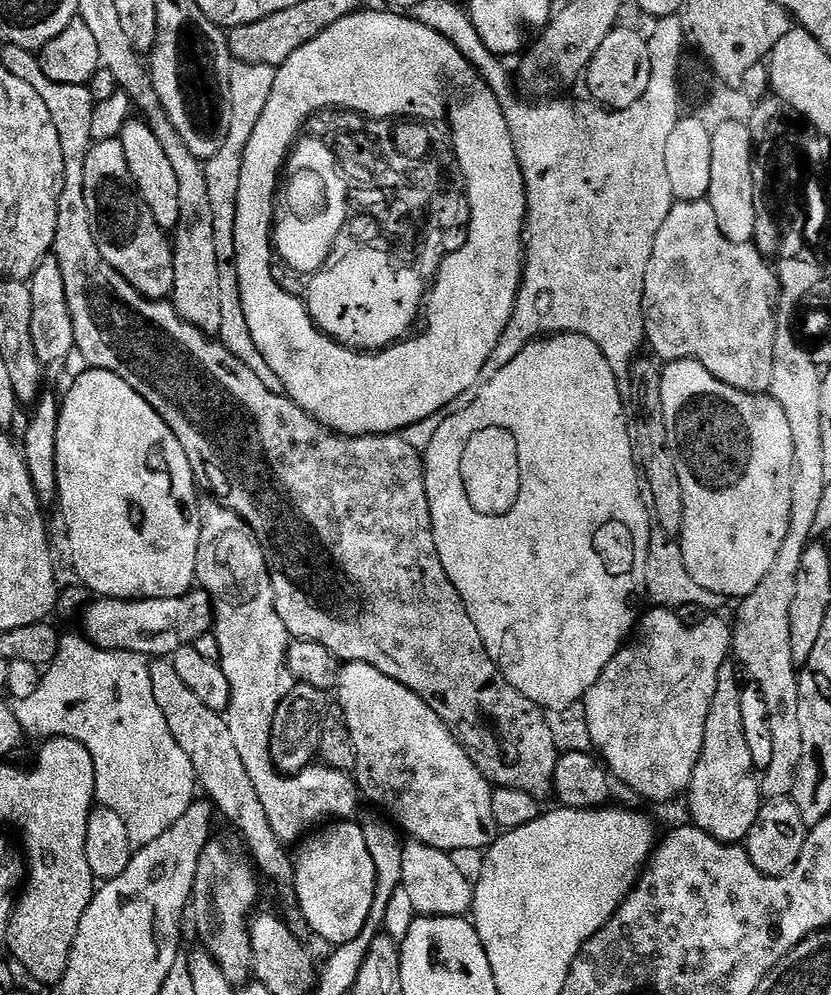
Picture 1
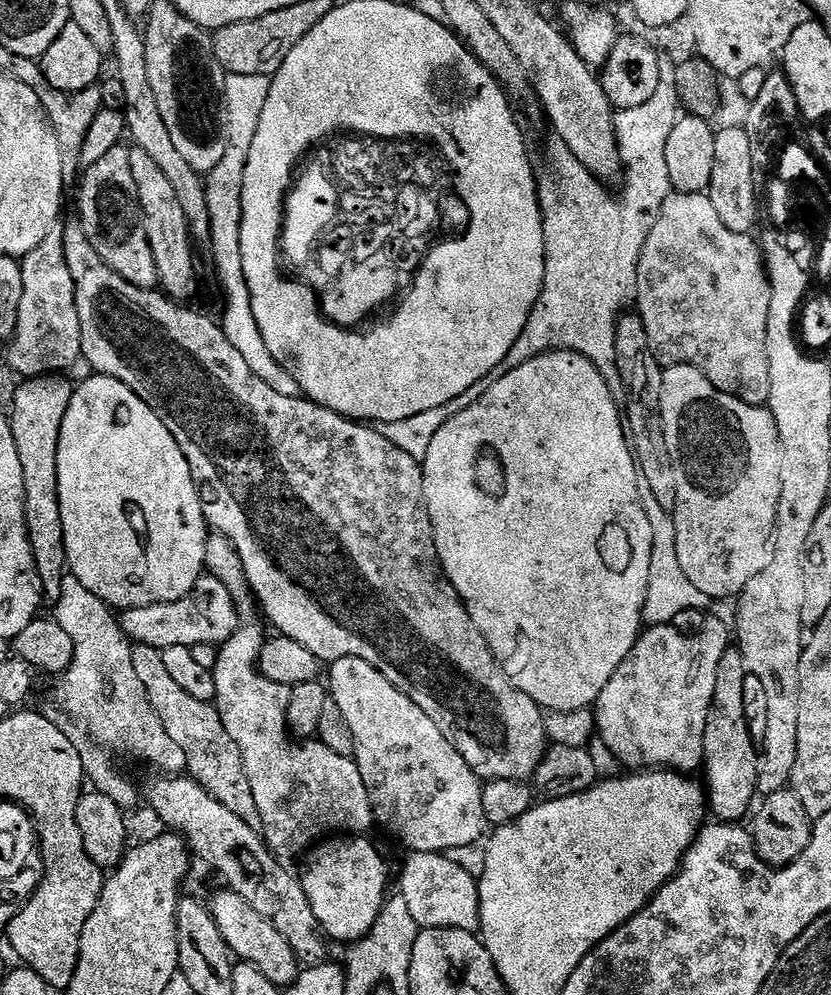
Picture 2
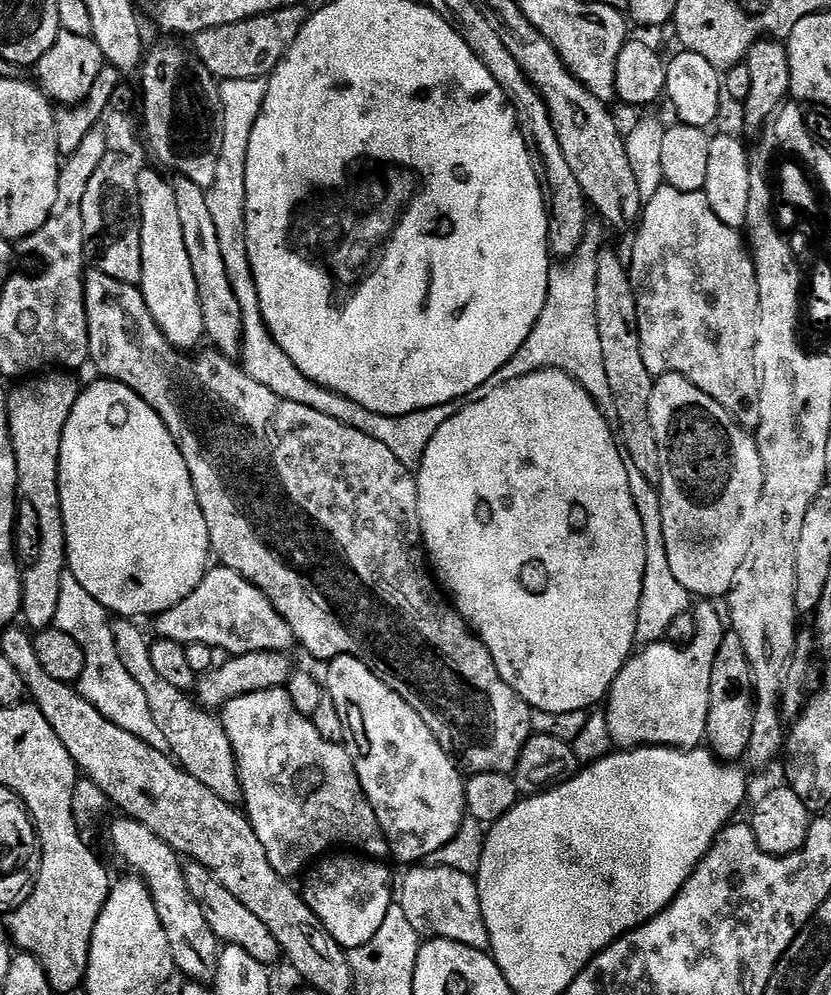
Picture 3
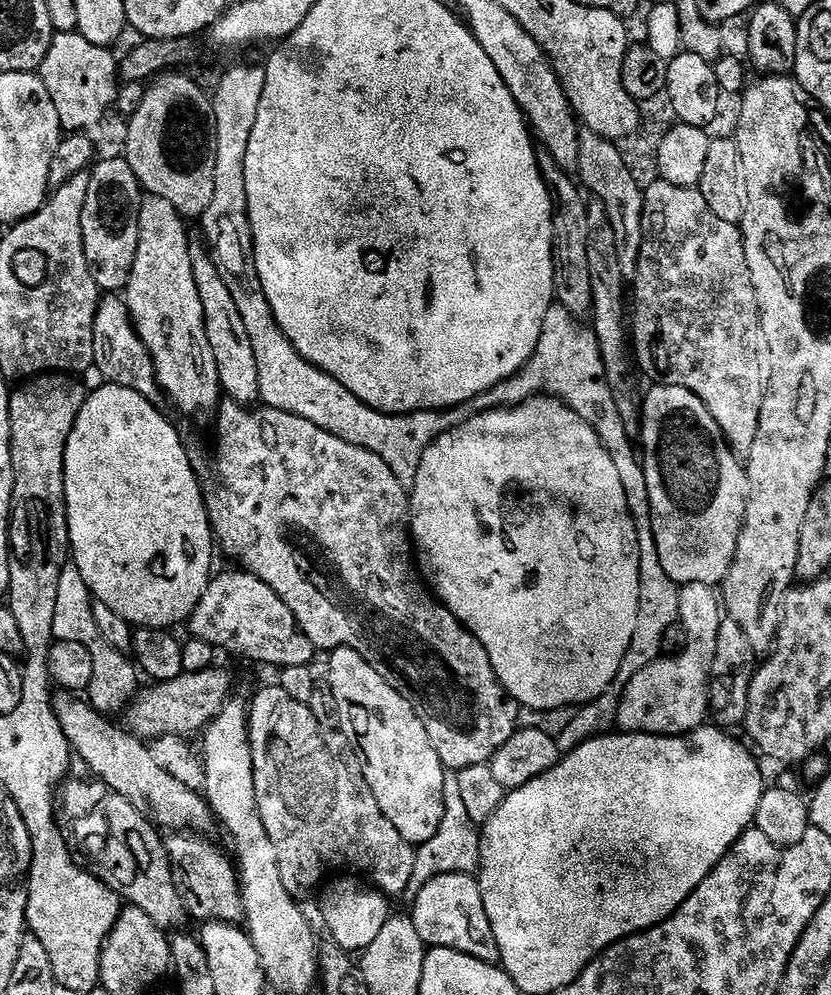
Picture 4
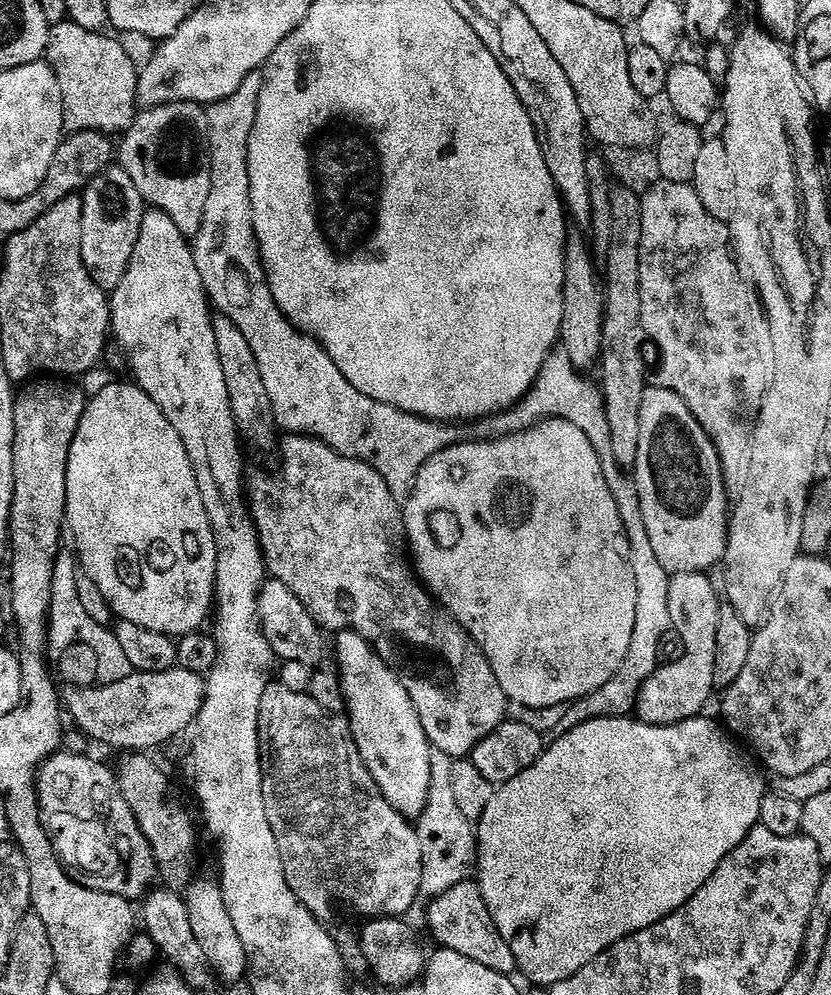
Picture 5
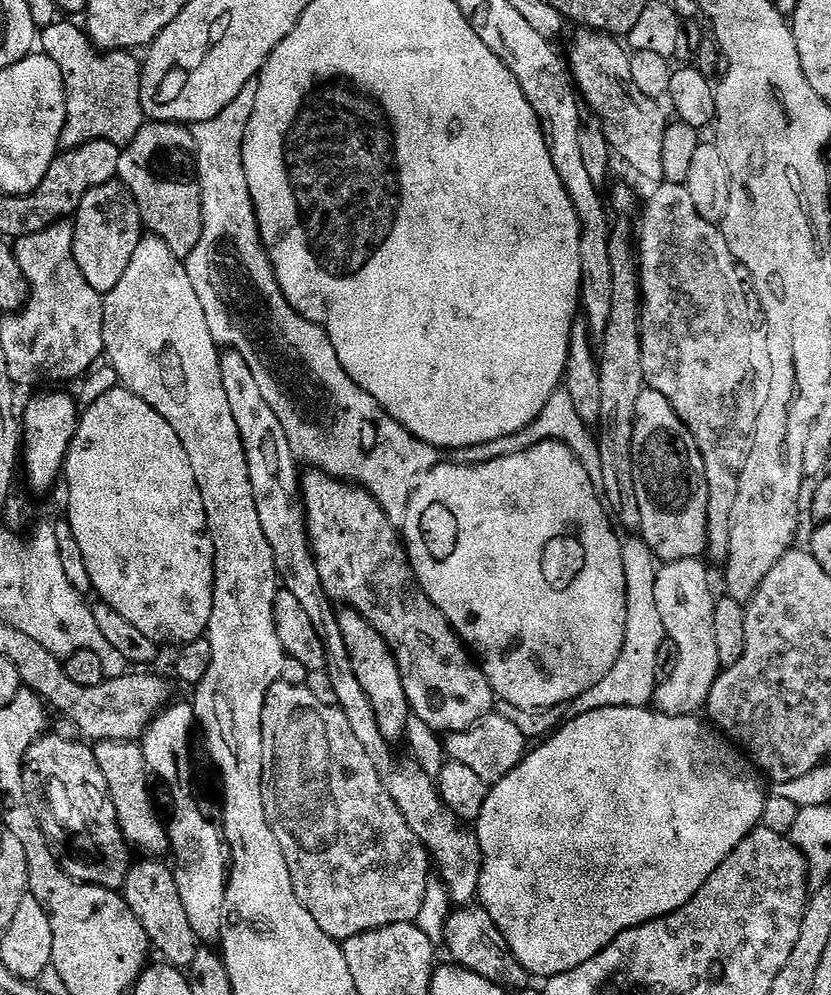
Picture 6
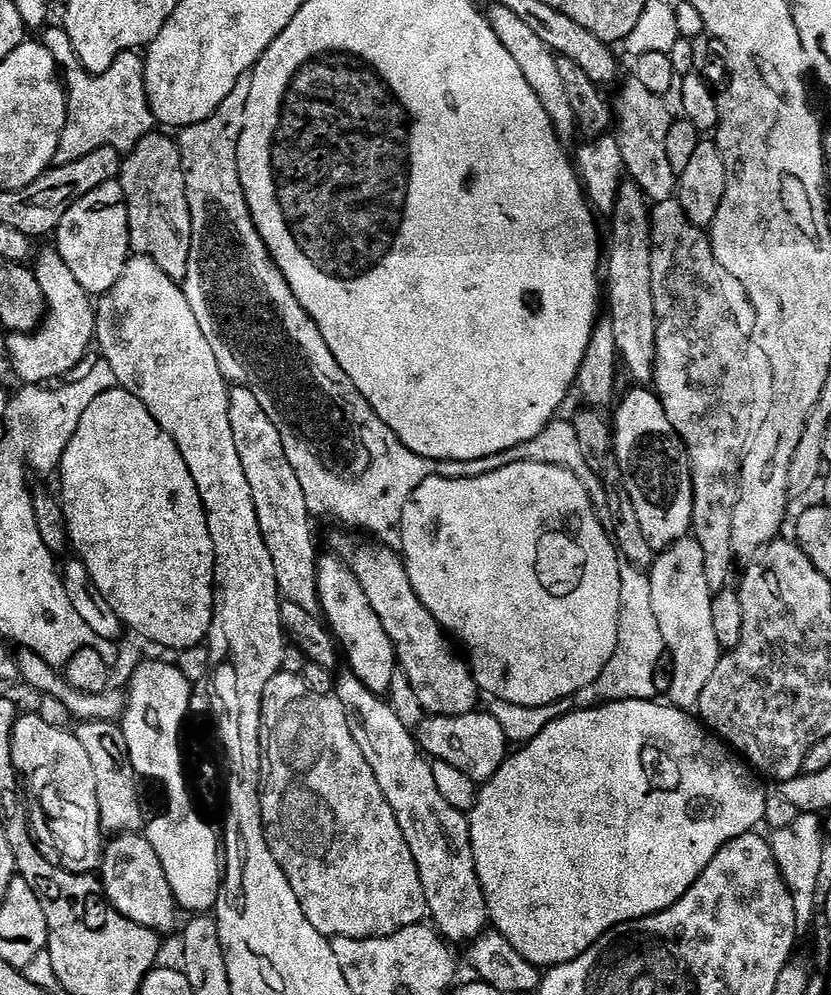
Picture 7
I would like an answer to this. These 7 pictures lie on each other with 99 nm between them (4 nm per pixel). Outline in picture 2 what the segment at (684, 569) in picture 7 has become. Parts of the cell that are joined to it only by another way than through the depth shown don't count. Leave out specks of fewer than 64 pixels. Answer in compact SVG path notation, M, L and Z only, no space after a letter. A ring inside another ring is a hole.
M705 619L704 628L697 636L683 636L678 634L678 630L674 630L671 624L653 624L645 627L641 631L640 636L636 640L636 645L630 650L630 654L622 662L622 666L618 666L618 670L614 670L614 678L610 678L610 682L606 682L606 690L602 690L602 694L594 705L596 714L596 731L598 739L606 742L606 746L610 748L621 765L628 770L675 770L681 774L692 774L695 768L699 769L704 763L704 735L706 734L706 722L708 721L708 711L712 705L714 698L714 682L718 678L718 662L722 662L722 654L730 647L730 628L723 624L720 620Z

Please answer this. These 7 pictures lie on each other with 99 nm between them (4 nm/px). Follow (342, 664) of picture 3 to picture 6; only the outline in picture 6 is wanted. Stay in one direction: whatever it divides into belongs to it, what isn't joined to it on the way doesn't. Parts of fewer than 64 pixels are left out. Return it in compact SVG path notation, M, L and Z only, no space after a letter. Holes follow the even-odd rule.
M344 606L338 612L338 626L342 626L342 638L346 638L346 650L350 650L350 662L354 662L354 674L358 674L358 682L362 682L362 690L366 690L366 698L370 698L370 706L374 706L374 714L378 718L378 726L382 734L390 742L405 739L408 732L410 709L406 690L402 686L402 678L398 670L398 662L386 646L382 634L374 630L362 613Z

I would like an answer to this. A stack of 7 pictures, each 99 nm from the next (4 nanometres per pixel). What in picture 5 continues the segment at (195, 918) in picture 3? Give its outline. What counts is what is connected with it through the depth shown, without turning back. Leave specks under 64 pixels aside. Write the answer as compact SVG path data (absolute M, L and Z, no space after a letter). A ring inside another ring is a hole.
M63 750L41 764L36 781L36 791L40 793L40 817L44 828L52 837L52 845L60 863L69 876L90 890L106 894L118 894L133 902L139 901L157 883L156 859L150 850L150 842L142 834L126 798L122 798L117 777L104 764L92 760L91 755L71 756ZM82 772L82 784L70 782L68 778L78 778Z

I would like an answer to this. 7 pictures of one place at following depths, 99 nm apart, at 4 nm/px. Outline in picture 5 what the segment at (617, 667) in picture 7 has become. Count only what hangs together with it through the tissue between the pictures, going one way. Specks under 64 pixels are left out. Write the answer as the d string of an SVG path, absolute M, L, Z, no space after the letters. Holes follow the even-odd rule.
M663 570L655 571L637 571L638 610L634 618L634 638L630 638L630 650L626 654L622 666L618 666L614 678L610 678L610 682L606 682L606 686L602 686L594 694L572 701L565 707L562 718L558 718L558 722L554 722L552 727L550 733L552 740L562 738L570 730L574 730L591 720L606 718L607 716L628 716L635 709L636 700L640 697L642 686L654 675L660 664L658 642L662 642L662 638L672 628L672 619L668 609L670 576Z

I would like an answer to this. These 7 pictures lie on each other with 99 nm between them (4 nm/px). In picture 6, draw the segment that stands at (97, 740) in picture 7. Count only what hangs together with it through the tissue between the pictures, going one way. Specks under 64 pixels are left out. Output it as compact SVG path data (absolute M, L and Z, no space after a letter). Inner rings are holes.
M101 740L95 745L94 751L102 776L106 778L106 786L114 802L120 829L129 845L133 849L141 848L149 857L163 857L163 852L165 855L170 848L168 830L165 821L160 821L160 816L152 805L152 796L148 793L150 769L144 757L143 747L131 740Z

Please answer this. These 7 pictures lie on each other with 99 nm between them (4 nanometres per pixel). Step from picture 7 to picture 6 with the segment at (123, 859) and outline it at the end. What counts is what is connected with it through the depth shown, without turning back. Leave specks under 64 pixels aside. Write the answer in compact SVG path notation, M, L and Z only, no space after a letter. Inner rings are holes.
M144 858L144 861L133 863L124 877L122 895L134 910L138 922L142 922L142 930L146 930L148 943L153 949L161 952L167 963L181 970L187 970L190 962L194 962L194 954L198 941L194 934L194 926L190 926L190 917L182 907L182 898L178 894L178 882L175 871L168 868L156 858Z

